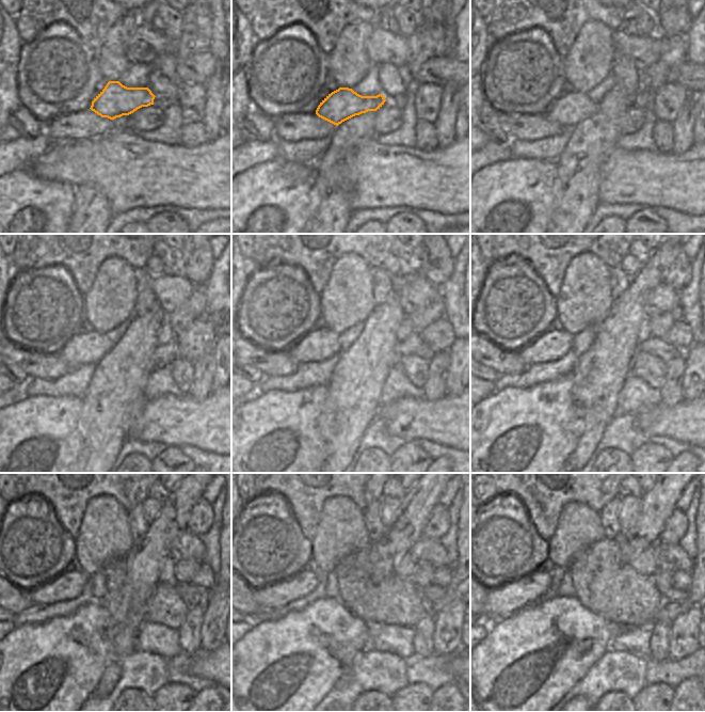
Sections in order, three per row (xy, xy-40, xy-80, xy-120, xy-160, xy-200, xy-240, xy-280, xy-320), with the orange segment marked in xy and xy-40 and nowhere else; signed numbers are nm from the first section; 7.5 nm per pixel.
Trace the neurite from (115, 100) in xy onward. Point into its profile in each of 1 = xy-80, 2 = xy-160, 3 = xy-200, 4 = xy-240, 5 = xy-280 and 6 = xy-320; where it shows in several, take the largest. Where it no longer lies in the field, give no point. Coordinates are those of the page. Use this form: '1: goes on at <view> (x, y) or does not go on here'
1: goes on at xy-80 (572, 108)
2: goes on at xy-160 (319, 345)
3: goes on at xy-200 (554, 345)
4: goes on at xy-240 (69, 585)
5: goes on at xy-280 (303, 583)
6: goes on at xy-320 (501, 601)

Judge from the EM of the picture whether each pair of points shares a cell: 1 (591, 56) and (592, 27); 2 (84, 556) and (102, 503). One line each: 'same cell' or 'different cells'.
1: same cell
2: same cell

